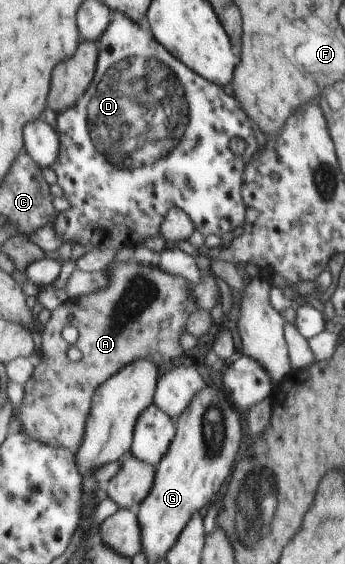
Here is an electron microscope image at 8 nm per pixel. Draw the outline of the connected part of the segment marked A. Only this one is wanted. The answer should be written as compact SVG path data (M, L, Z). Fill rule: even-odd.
M136 263L112 264L108 268L111 281L101 291L79 296L64 303L51 313L46 325L38 333L41 337L42 358L36 363L32 378L25 383L25 395L21 407L16 409L16 418L24 426L24 432L41 443L56 447L68 447L77 453L83 443L87 429L88 417L96 390L111 376L119 373L125 366L131 365L141 358L150 357L159 364L160 376L174 368L180 358L185 356L180 336L187 332L187 320L199 309L194 298L188 294L190 282L180 275L170 274L160 266L151 267ZM66 326L74 326L79 332L76 344L64 340L62 332ZM70 346L77 347L82 356L78 362L68 358Z

